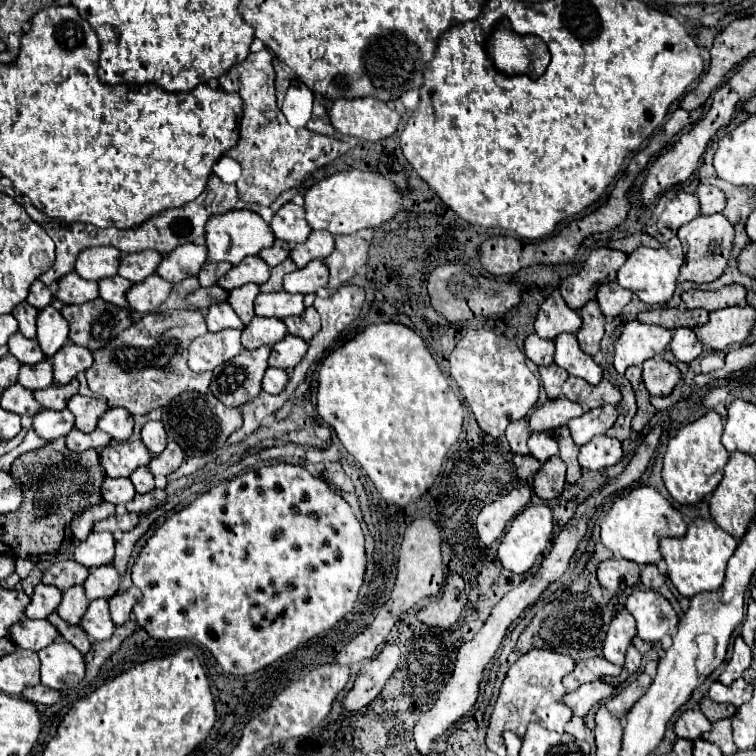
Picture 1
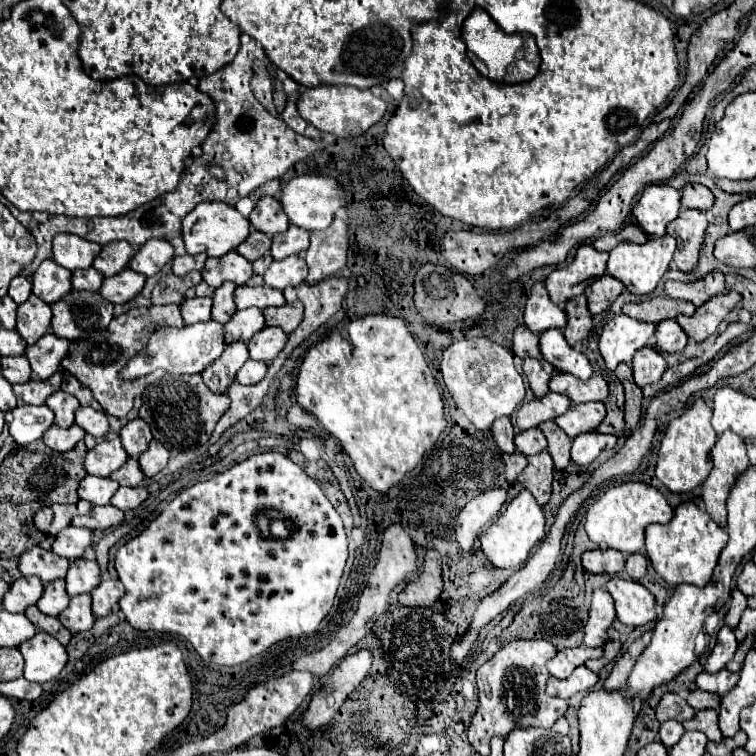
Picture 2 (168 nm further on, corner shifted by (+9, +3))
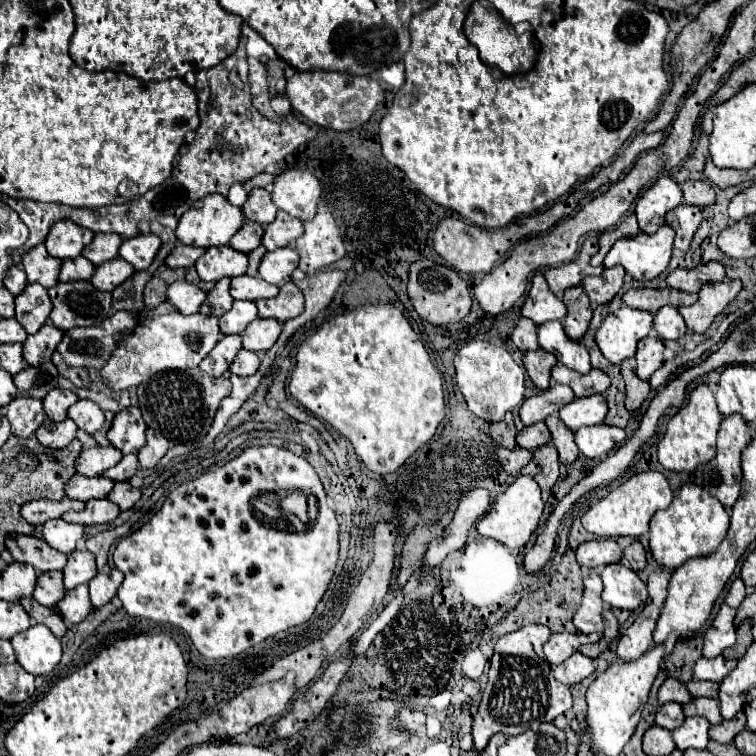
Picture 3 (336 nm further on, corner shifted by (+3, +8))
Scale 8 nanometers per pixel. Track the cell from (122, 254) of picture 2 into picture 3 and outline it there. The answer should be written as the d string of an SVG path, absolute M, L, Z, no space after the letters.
M95 234L93 242L89 246L85 246L83 256L87 260L91 260L95 266L99 266L103 262L115 260L121 244L123 244L123 238L117 234Z

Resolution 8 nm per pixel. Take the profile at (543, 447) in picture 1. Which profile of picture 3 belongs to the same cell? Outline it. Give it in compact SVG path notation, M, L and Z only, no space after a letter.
M537 422L533 426L525 426L517 434L517 446L525 448L525 450L537 450L539 446L547 444L549 440L551 440L551 432L543 422Z

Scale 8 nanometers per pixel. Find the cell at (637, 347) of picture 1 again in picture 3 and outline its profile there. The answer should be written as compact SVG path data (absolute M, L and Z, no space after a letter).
M621 306L617 312L609 314L603 320L601 328L595 334L595 342L609 362L619 364L625 358L635 356L637 342L645 338L651 328L653 328L651 312Z

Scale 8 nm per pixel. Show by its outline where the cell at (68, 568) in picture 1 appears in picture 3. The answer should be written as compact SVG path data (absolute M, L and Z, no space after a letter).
M17 534L17 536L11 536L5 544L17 562L31 564L37 570L37 574L49 572L49 570L61 570L67 560L63 552L49 548L45 540L35 538L35 536Z

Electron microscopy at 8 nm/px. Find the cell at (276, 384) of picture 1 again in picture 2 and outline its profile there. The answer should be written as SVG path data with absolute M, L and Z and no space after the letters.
M247 359L247 363L235 373L235 381L241 385L253 385L259 383L267 373L267 363L265 361L253 361Z

